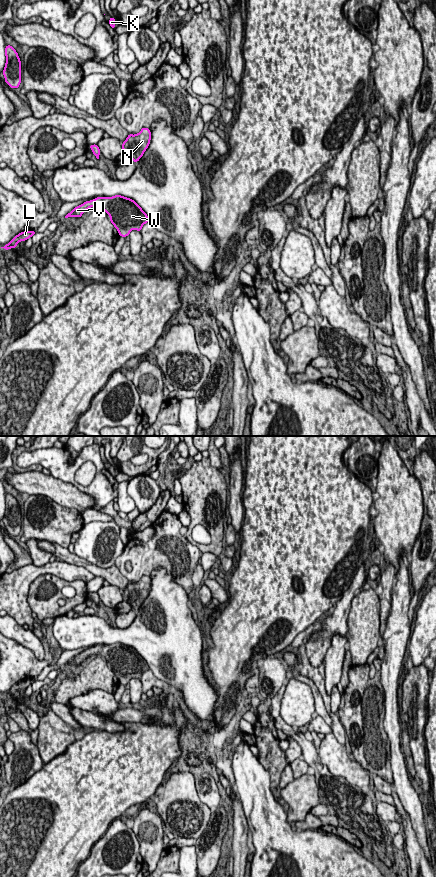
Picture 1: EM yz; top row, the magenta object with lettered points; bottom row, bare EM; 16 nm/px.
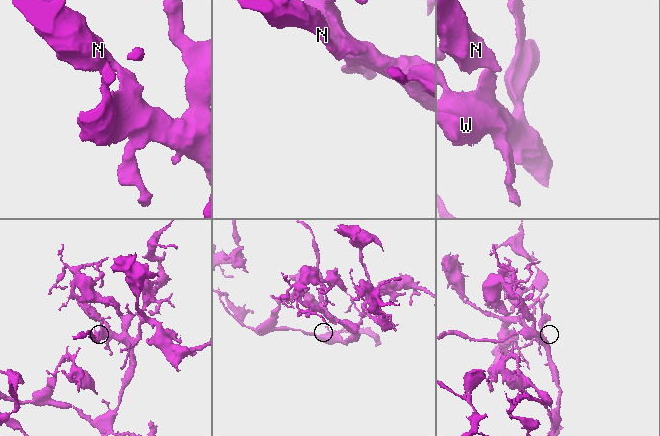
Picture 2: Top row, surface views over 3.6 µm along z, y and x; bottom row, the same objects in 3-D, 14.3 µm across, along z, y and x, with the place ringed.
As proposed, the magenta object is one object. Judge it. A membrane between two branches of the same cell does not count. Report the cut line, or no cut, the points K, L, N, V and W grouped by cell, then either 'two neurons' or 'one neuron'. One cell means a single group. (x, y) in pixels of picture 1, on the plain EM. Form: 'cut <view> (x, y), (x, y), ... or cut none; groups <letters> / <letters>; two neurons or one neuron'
cut none; groups K L N V W; one neuron

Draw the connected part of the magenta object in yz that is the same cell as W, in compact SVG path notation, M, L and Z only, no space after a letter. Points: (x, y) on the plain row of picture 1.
M121 643L112 645L96 645L75 655L65 666L81 665L91 655L100 655L110 664L110 670L118 678L119 684L126 685L131 678L141 679L142 674L149 670L147 662L132 647Z

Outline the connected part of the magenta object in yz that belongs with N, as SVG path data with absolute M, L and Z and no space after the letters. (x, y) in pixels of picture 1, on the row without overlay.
M142 576L138 582L129 582L127 587L122 591L124 601L128 602L132 609L138 610L148 596L151 588L149 576Z

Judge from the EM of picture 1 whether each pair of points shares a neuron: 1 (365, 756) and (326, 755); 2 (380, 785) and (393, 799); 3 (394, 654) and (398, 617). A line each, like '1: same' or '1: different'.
1: different
2: same
3: same

